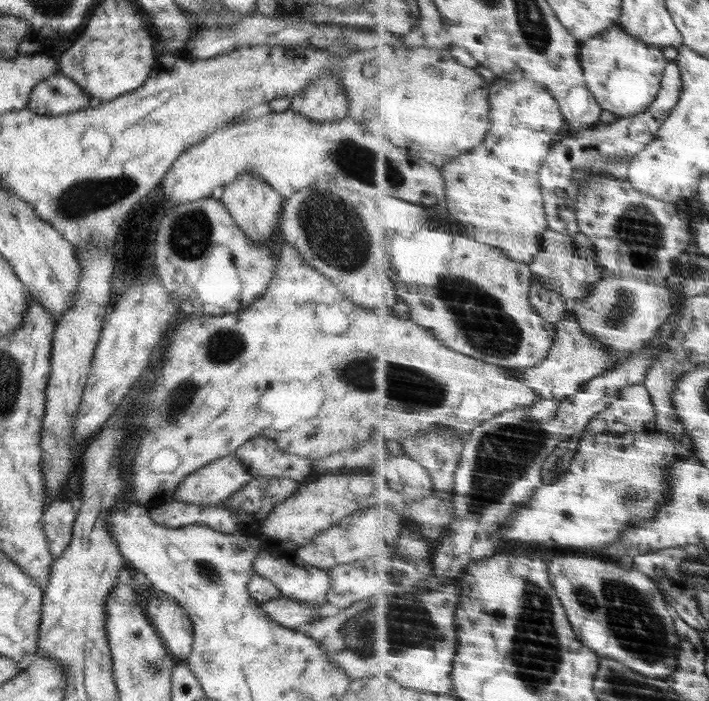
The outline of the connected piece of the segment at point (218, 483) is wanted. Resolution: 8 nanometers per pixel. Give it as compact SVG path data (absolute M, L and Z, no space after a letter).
M233 453L185 476L174 492L174 499L199 505L217 505L228 500L252 479L250 469L246 469Z

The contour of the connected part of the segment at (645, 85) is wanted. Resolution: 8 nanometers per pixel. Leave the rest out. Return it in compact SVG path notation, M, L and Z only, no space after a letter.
M622 22L596 35L594 40L584 42L582 44L581 60L586 82L602 108L613 112L617 118L635 117L648 111L650 106L653 106L654 100L658 98L658 94L662 90L665 72L671 60L666 57L664 47L646 43L644 39L640 39L640 37L632 35L630 31L626 31L626 27L622 27L620 23Z

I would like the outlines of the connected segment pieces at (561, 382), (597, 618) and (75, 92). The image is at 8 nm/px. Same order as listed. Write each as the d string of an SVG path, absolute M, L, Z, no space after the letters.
M570 312L569 316L557 326L557 340L548 359L538 367L516 368L514 375L518 376L518 379L522 379L524 383L532 385L544 399L565 399L582 392L590 380L610 372L610 370L616 370L616 366L620 366L628 359L614 355L610 351L610 345L594 339L580 324L579 318Z
M580 549L574 550L576 552L572 554L558 552L558 556L550 556L549 565L553 584L560 593L578 636L582 636L582 642L602 656L630 664L630 668L636 668L642 674L654 678L668 678L675 674L680 668L682 639L675 623L676 615L654 579L638 568L626 569L616 562L606 562L598 556L584 554Z
M57 72L34 86L26 108L41 115L58 116L86 110L93 103L94 98L90 93L86 93L76 82Z

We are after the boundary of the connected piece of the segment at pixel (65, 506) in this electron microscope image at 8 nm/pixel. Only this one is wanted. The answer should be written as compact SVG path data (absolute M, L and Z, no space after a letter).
M58 499L45 508L42 526L48 540L48 548L54 558L59 557L70 544L76 516L76 510L68 501Z

